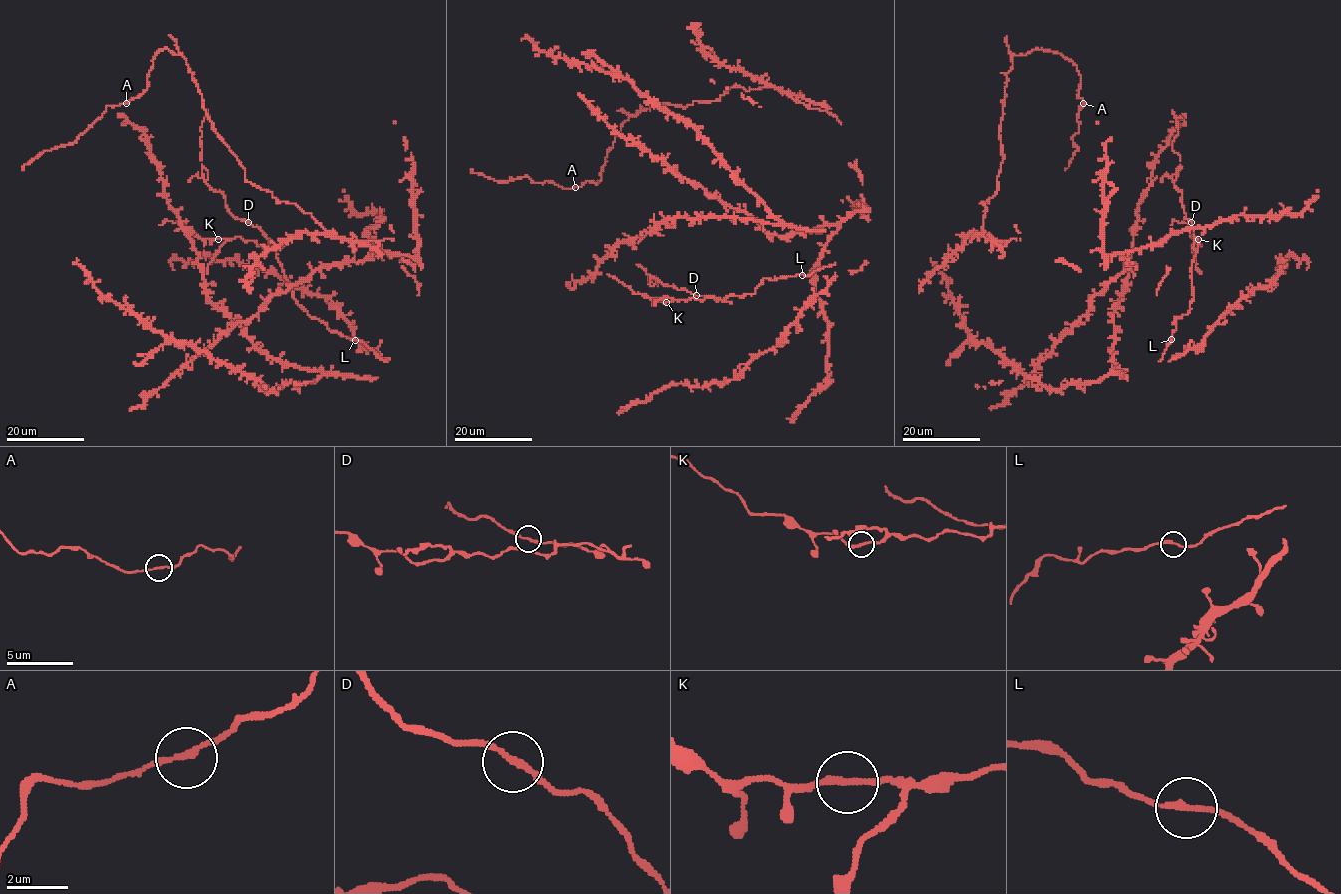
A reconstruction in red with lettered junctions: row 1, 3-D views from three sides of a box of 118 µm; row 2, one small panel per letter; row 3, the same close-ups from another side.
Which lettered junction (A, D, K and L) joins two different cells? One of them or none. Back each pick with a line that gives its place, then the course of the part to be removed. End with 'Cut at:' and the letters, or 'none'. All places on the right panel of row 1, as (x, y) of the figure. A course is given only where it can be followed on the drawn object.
Cut at: none

